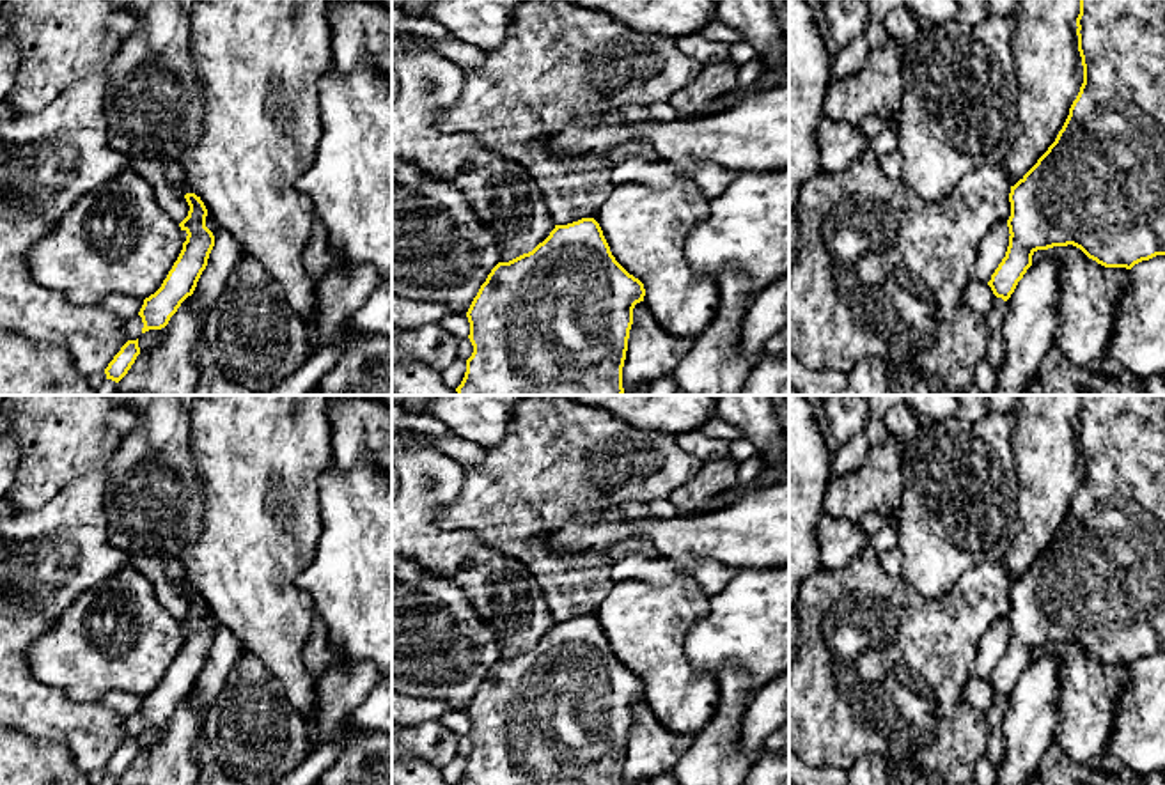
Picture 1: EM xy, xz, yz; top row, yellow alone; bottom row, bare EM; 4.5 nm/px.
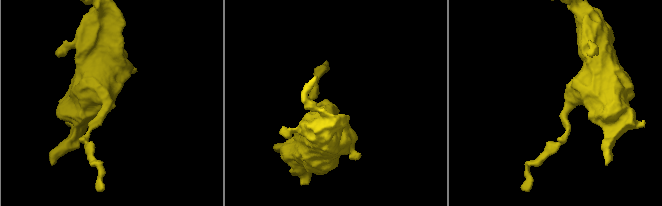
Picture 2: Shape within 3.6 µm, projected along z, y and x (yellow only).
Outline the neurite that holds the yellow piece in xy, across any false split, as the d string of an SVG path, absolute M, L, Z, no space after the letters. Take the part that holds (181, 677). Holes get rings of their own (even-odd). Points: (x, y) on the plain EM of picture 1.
M186 590L184 595L190 608L179 624L188 633L161 684L144 696L138 709L144 719L142 730L149 727L161 727L168 721L181 700L193 691L215 643L215 633L206 624L207 606L204 599L195 590Z

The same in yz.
M1080 395L1083 480L1055 539L1011 583L1009 643L988 682L1007 698L1037 647L1073 641L1105 665L1131 666L1165 652L1165 395Z

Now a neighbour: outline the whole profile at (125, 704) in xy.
M119 689L108 691L99 703L115 711L124 719L131 718L135 712L138 712L140 705L144 702L144 696L137 693L126 693Z

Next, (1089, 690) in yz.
M1073 641L1034 649L1032 663L1044 657L1059 661L1053 742L1080 764L1106 755L1119 698L1130 688L1130 666L1105 665Z

